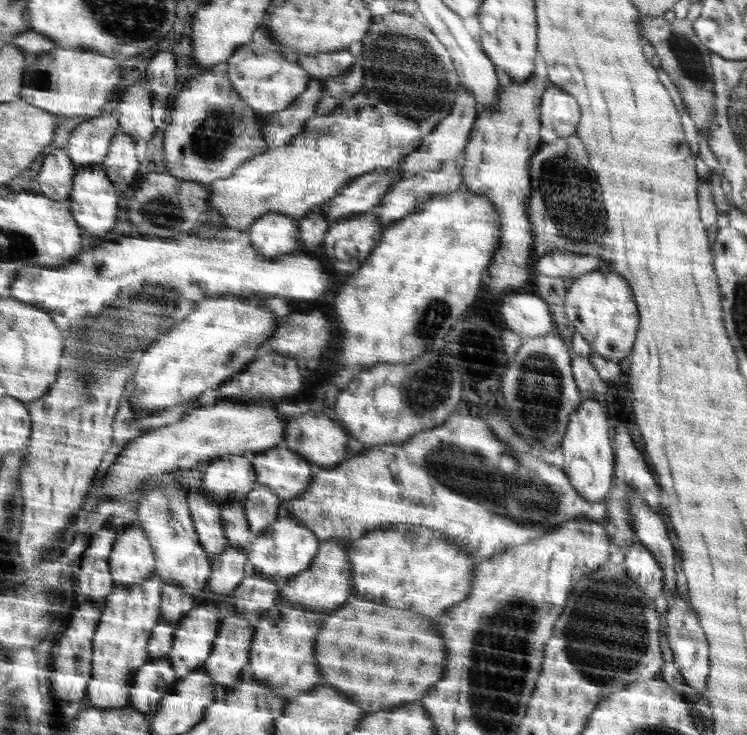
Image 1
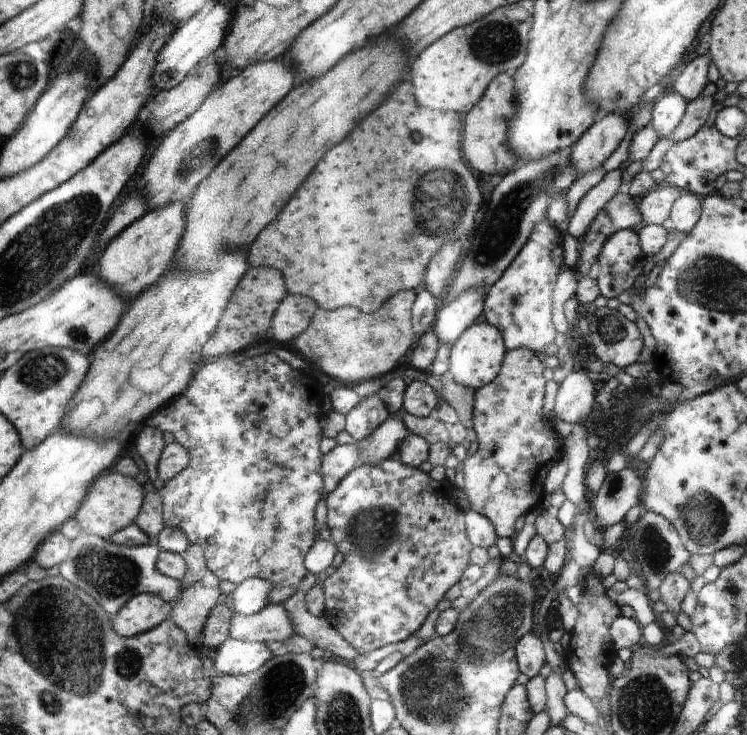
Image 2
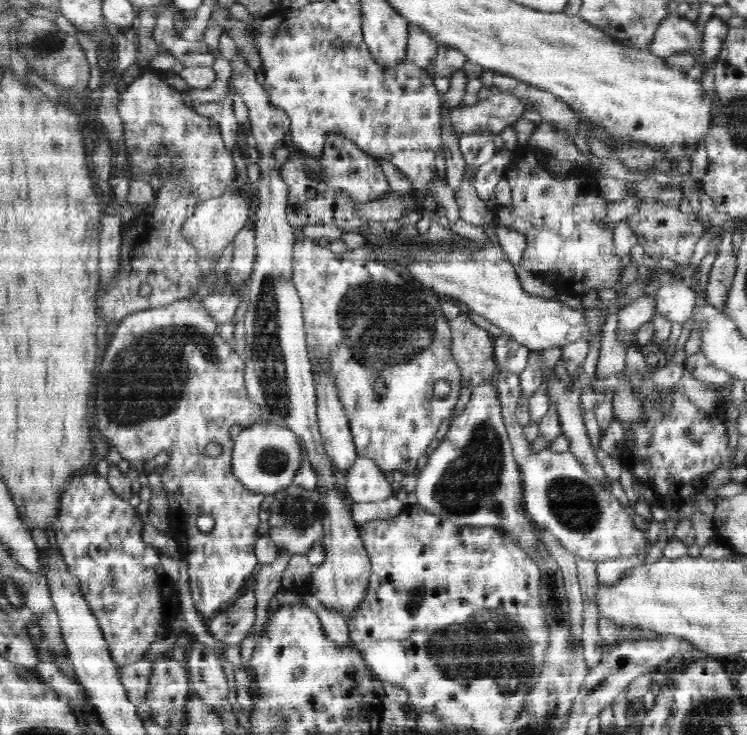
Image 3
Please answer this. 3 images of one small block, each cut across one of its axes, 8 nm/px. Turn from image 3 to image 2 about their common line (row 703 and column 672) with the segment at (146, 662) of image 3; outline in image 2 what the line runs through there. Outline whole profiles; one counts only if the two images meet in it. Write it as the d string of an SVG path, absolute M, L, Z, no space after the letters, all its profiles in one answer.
M701 96L700 98L687 102L688 108L685 108L682 122L678 124L678 128L670 136L665 136L665 138L672 138L674 142L678 142L678 140L694 136L704 126L704 122L706 122L712 106L718 106L718 104L712 104L714 102L712 96Z

